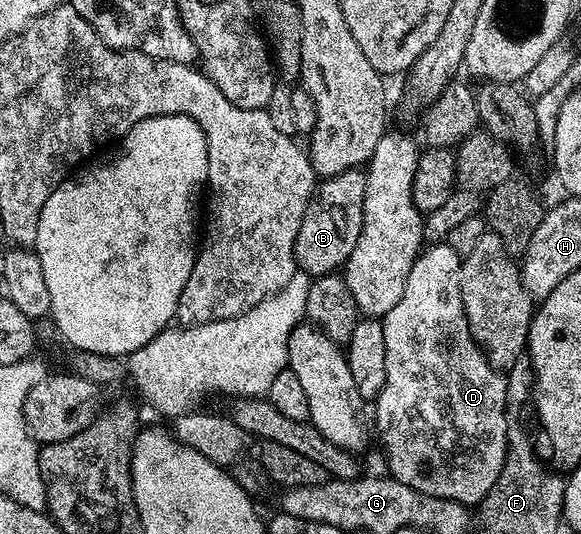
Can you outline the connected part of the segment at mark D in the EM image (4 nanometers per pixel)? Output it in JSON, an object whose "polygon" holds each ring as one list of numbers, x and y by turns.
{"polygon":[[446,241,436,242,434,245,428,246,426,249,419,252,415,259,413,269,409,269,409,281,405,281,405,293,401,293,401,301,397,301,397,305,393,305,393,309,389,309,387,315,382,316,381,322,385,329,385,389,381,389,378,399,374,400,373,407,375,407,375,427,379,430,379,439,383,442,383,451,387,454,387,467,390,478,401,481,405,485,409,485,409,489,421,489,421,493,429,493,433,497,445,497,452,499,458,503,466,503,468,505,478,505,482,503,483,498,488,495,495,487,497,477,501,477,501,469,505,465,505,453,507,452,507,402,505,401,505,389,507,388,507,381,504,372,500,371,498,367,492,365,487,360,487,355,483,352,479,342,471,335,469,329,469,321,465,317,465,305,461,301,461,281,459,280,459,268,461,266,461,257,457,254]]}

